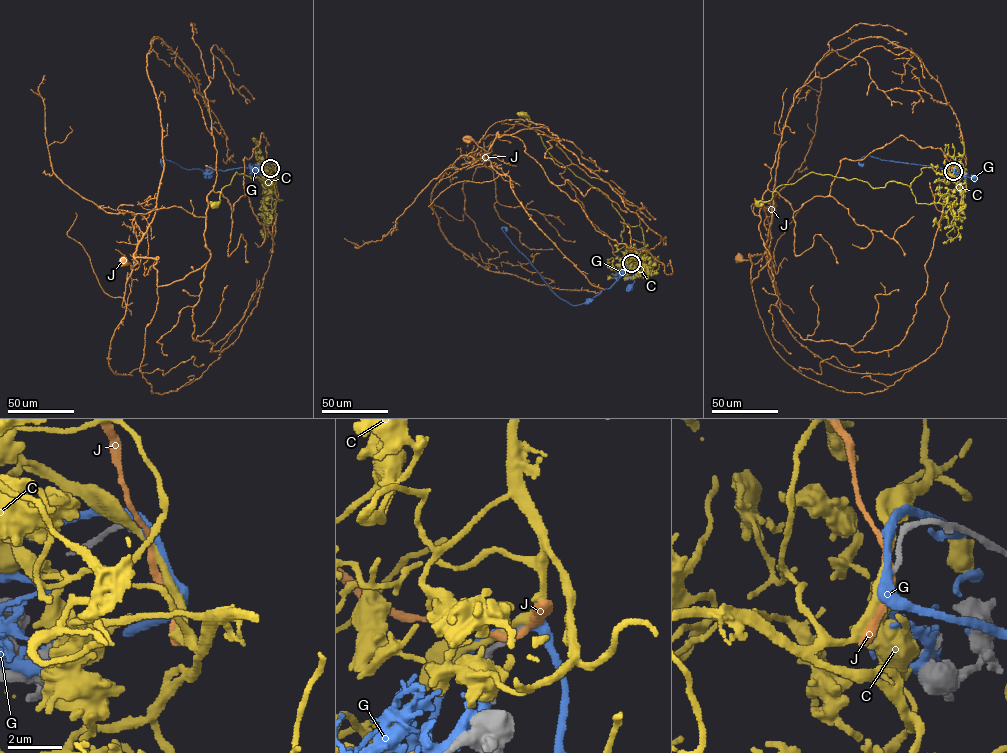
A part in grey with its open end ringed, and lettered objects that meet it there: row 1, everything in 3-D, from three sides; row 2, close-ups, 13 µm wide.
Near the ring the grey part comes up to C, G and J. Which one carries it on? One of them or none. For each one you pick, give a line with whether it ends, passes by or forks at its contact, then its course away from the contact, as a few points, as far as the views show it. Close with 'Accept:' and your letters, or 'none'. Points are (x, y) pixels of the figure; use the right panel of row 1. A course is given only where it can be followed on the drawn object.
C: it passes by | via (953, 171), (922, 167), (910, 186), (890, 181), (874, 188), (856, 178), (810, 172), (758, 203)
Accept: C

